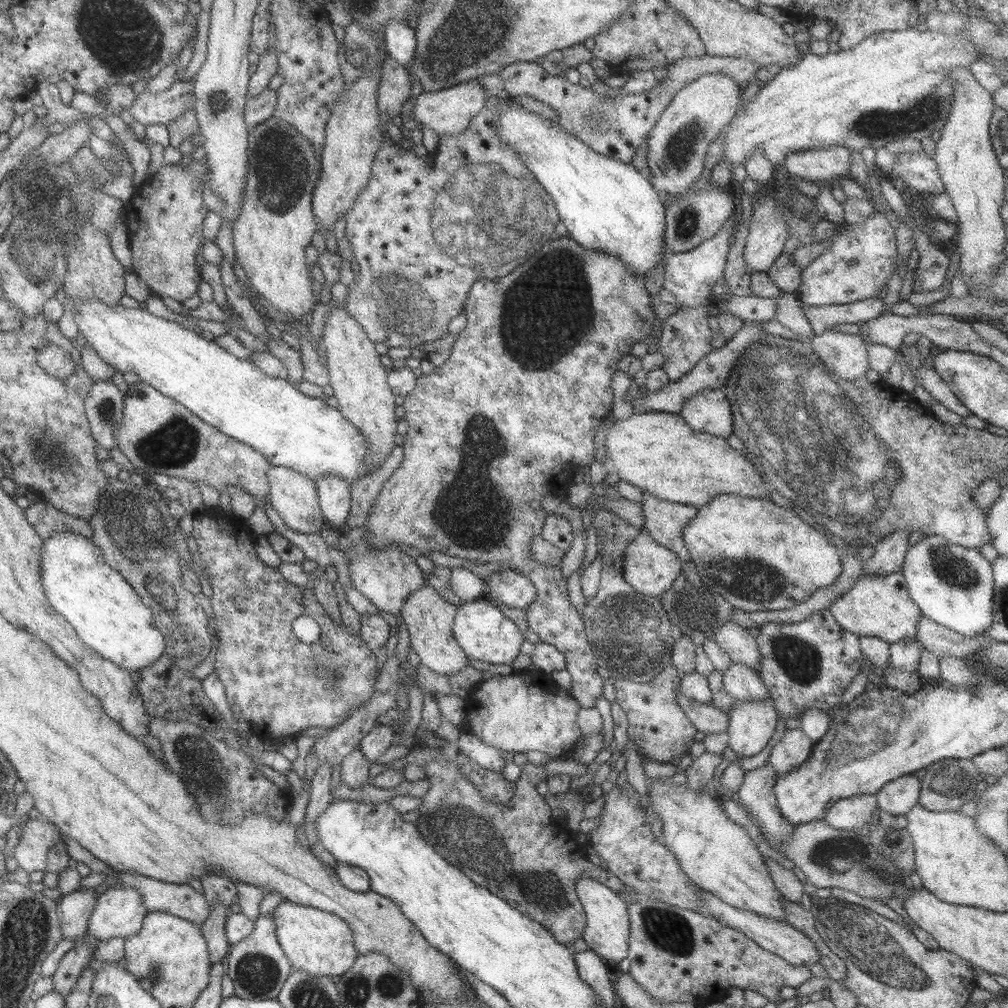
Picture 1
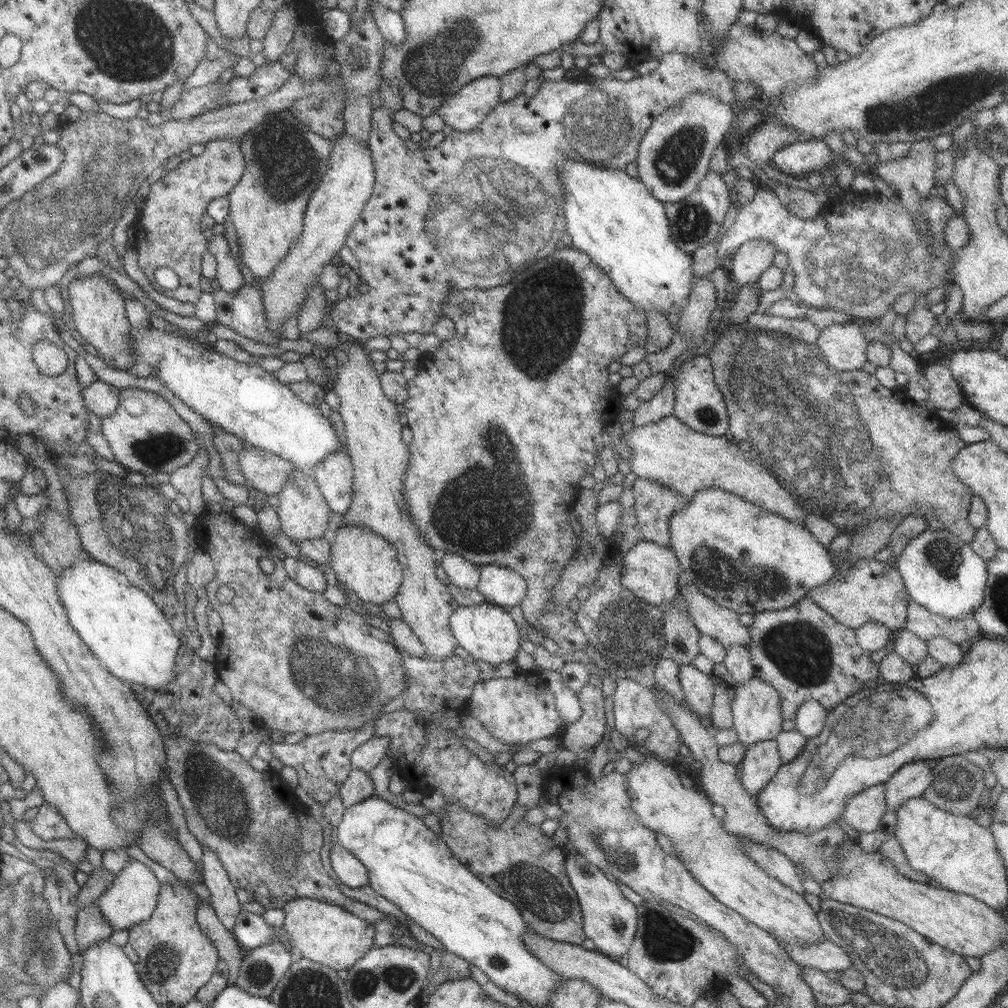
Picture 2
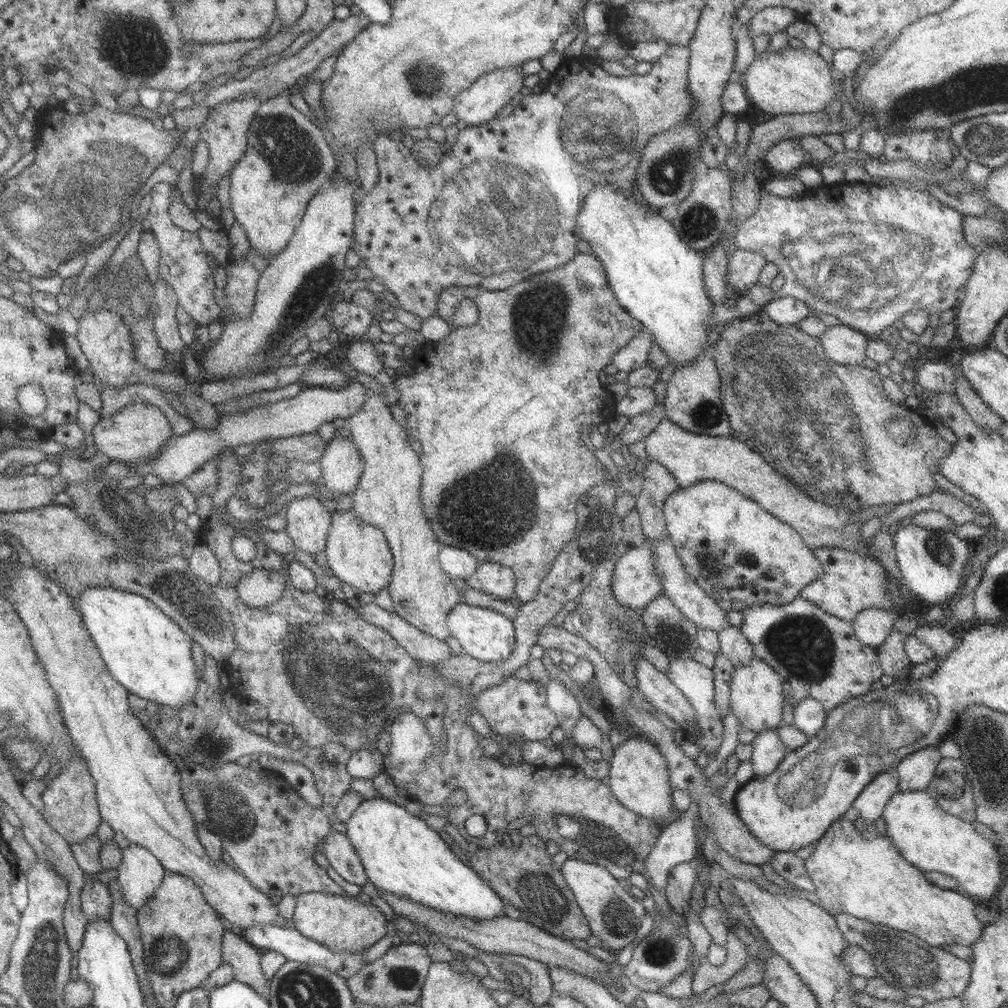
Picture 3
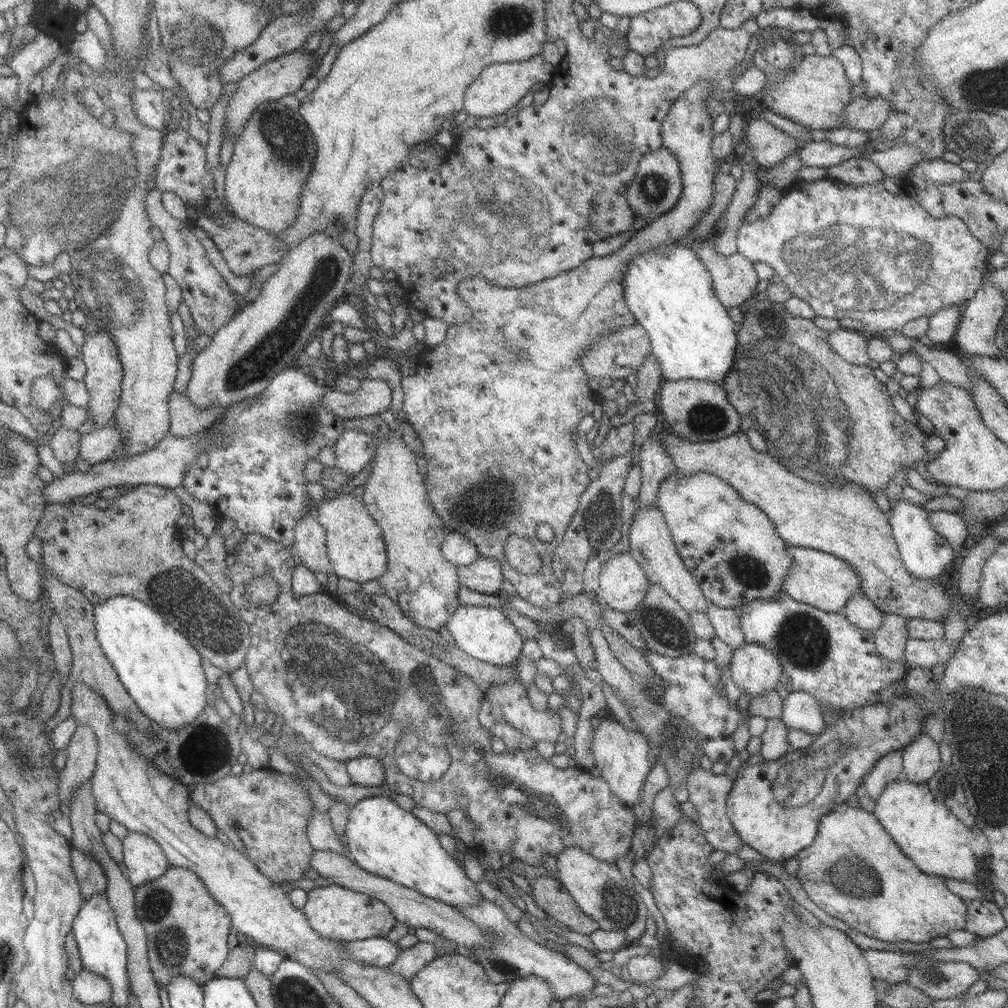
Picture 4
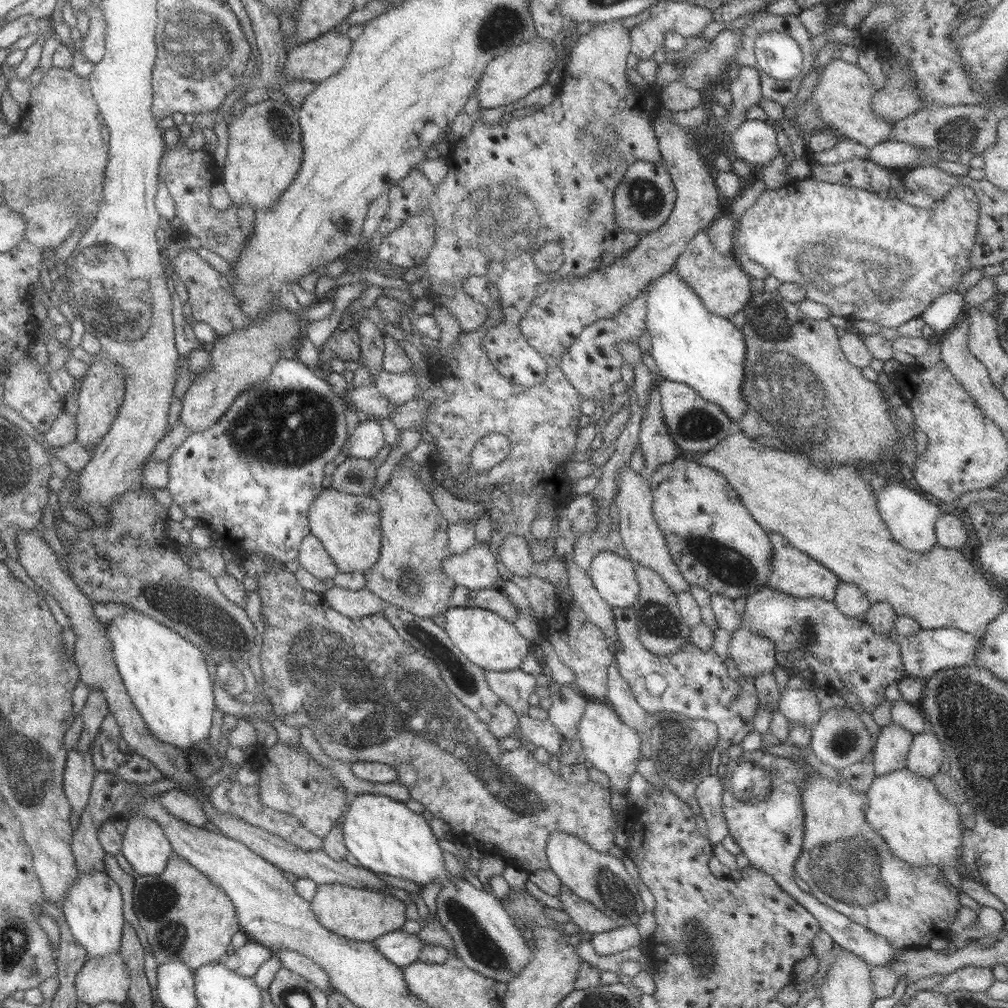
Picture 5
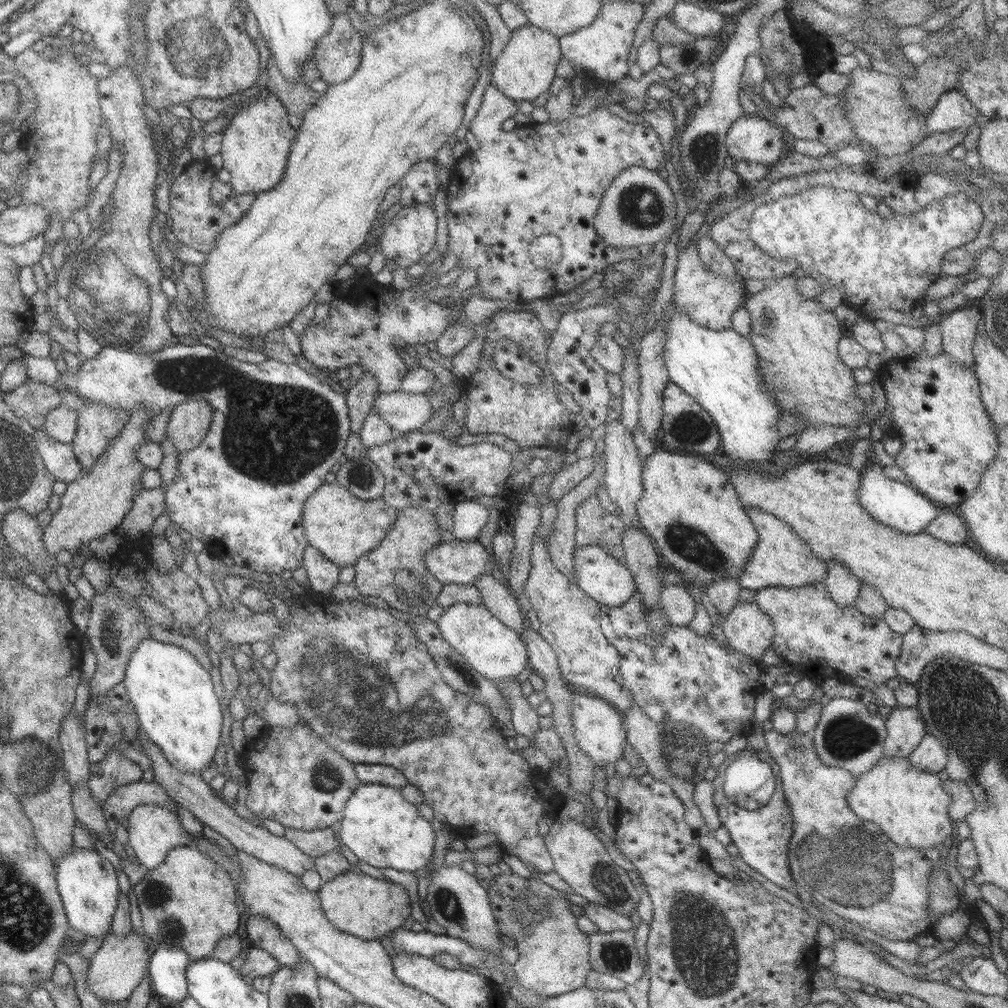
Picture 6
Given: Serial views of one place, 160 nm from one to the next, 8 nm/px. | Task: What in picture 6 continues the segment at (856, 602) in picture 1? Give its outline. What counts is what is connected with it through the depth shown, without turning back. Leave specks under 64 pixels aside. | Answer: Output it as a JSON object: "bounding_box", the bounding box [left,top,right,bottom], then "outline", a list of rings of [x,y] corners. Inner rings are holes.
{"bounding_box":[739,507,829,590],"outline":[[[746,507],[758,533],[758,542],[740,574],[739,585],[748,590],[760,590],[766,587],[801,587],[807,584],[822,583],[829,563],[821,561],[812,552],[809,544],[785,521],[758,507]]]}

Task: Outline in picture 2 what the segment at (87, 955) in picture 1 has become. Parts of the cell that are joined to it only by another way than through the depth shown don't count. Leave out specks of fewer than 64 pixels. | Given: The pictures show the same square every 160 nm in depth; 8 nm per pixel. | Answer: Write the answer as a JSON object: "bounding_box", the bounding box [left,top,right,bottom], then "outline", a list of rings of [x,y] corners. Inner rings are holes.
{"bounding_box":[75,900,113,952],"outline":[[[97,900],[77,912],[75,933],[79,952],[87,949],[92,943],[108,939],[113,932],[108,920],[104,920]]]}

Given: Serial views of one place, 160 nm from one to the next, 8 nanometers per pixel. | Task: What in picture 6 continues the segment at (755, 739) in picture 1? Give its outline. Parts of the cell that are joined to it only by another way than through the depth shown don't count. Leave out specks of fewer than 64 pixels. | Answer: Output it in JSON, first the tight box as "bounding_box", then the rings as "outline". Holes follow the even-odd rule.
{"bounding_box":[723,601,774,661],"outline":[[[754,601],[737,602],[723,620],[723,631],[730,647],[746,654],[752,660],[761,661],[765,650],[774,642],[774,625],[770,617]]]}

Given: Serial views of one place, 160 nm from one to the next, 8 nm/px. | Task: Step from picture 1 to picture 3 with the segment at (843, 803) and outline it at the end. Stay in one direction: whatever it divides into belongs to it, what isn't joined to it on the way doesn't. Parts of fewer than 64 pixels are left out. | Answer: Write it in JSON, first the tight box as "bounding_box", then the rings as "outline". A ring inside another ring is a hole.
{"bounding_box":[852,766,898,829],"outline":[[[897,766],[881,772],[862,790],[852,805],[857,808],[860,817],[868,822],[871,829],[874,821],[880,818],[886,803],[898,792],[898,774]]]}

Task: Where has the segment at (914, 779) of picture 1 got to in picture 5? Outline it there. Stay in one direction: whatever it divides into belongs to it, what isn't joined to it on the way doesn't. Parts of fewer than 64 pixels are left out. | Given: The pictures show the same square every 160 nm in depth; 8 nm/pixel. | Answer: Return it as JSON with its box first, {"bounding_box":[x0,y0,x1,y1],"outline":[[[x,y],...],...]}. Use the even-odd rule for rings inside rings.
{"bounding_box":[906,733,945,779],"outline":[[[918,733],[914,735],[906,768],[918,776],[930,779],[940,773],[940,766],[945,758],[945,750],[934,733]]]}

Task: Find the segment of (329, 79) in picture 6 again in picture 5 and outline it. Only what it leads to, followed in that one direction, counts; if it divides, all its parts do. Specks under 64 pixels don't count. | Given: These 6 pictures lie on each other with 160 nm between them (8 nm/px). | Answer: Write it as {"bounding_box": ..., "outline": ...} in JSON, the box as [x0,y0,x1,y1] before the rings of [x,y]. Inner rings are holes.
{"bounding_box":[283,29,353,83],"outline":[[[337,29],[288,49],[283,75],[321,83],[342,70],[353,41]]]}

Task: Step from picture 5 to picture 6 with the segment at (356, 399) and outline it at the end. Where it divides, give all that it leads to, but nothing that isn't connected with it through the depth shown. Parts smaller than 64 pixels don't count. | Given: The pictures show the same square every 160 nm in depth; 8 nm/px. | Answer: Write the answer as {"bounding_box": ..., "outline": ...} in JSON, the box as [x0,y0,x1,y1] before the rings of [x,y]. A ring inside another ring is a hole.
{"bounding_box":[372,390,433,434],"outline":[[[402,390],[376,395],[372,411],[384,418],[396,434],[422,428],[433,418],[433,406],[426,393],[409,393]]]}

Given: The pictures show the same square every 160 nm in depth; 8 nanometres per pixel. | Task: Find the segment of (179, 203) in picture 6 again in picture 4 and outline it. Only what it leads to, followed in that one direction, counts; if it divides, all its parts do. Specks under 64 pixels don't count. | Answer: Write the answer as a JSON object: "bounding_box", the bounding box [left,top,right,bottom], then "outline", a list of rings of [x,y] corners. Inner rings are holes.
{"bounding_box":[155,125,289,276],"outline":[[[177,125],[167,129],[161,160],[157,166],[155,188],[162,193],[174,192],[184,201],[192,226],[204,229],[235,275],[253,276],[262,266],[278,264],[288,255],[289,251],[280,238],[258,226],[248,224],[218,205],[219,199],[216,196],[213,174],[206,160],[205,146],[188,131]]]}

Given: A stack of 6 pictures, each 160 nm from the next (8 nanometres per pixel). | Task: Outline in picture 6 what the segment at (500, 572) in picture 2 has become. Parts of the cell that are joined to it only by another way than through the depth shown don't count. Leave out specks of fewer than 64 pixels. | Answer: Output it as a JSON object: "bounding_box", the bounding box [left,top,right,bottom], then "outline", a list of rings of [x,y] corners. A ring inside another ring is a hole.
{"bounding_box":[423,541,491,585],"outline":[[[442,541],[423,556],[426,568],[444,585],[473,585],[484,573],[491,574],[490,555],[479,541]]]}

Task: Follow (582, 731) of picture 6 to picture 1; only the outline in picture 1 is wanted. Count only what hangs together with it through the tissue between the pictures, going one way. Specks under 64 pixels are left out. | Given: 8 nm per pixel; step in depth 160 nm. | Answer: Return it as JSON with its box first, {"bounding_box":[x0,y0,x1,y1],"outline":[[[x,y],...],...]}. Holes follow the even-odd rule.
{"bounding_box":[648,779,787,923],"outline":[[[671,779],[654,780],[650,788],[648,813],[657,814],[662,821],[661,841],[701,890],[715,894],[734,908],[786,923],[783,904],[787,898],[775,886],[756,843],[744,827],[727,816],[718,798],[711,799],[703,792],[686,790]]]}

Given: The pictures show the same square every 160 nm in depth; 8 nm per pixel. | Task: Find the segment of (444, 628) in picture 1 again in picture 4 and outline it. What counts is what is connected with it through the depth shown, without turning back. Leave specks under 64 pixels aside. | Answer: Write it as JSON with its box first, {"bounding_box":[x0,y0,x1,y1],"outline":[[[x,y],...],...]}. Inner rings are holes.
{"bounding_box":[363,427,461,630],"outline":[[[382,427],[373,432],[376,451],[374,451],[374,468],[364,484],[363,501],[372,518],[381,526],[383,541],[387,552],[387,569],[379,578],[383,594],[389,596],[417,625],[439,630],[461,605],[459,603],[459,583],[457,566],[452,564],[442,552],[446,528],[443,520],[436,514],[429,501],[428,491],[422,473],[418,471],[416,455],[402,440],[400,432],[389,428],[387,434],[381,434]]]}

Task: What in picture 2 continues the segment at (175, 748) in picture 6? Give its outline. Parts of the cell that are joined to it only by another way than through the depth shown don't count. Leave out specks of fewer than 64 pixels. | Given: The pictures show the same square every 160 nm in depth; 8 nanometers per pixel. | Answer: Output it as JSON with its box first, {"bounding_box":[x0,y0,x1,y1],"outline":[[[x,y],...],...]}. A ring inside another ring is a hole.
{"bounding_box":[58,558,183,690],"outline":[[[90,558],[69,566],[58,574],[58,580],[59,595],[74,630],[114,677],[130,685],[138,684],[154,690],[164,689],[174,681],[176,659],[183,652],[182,641],[168,623],[162,608],[147,592],[134,586],[119,570]]]}

